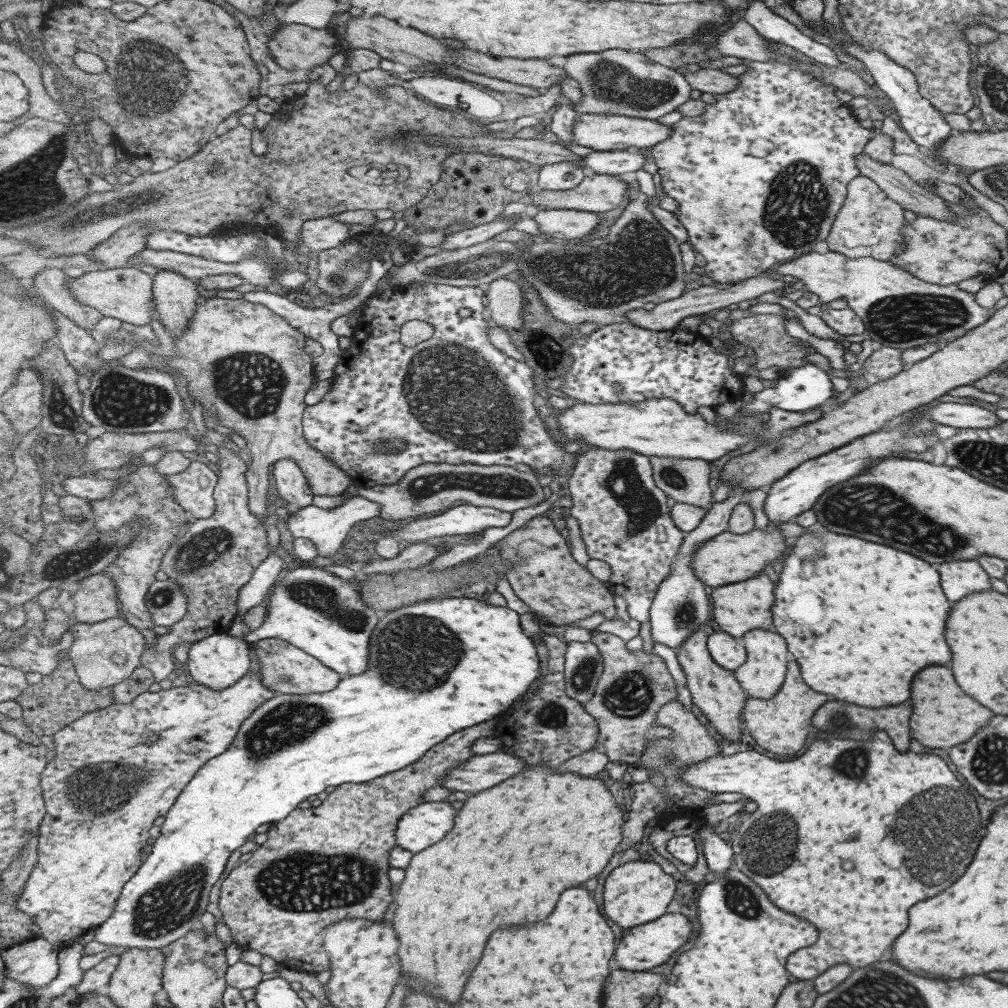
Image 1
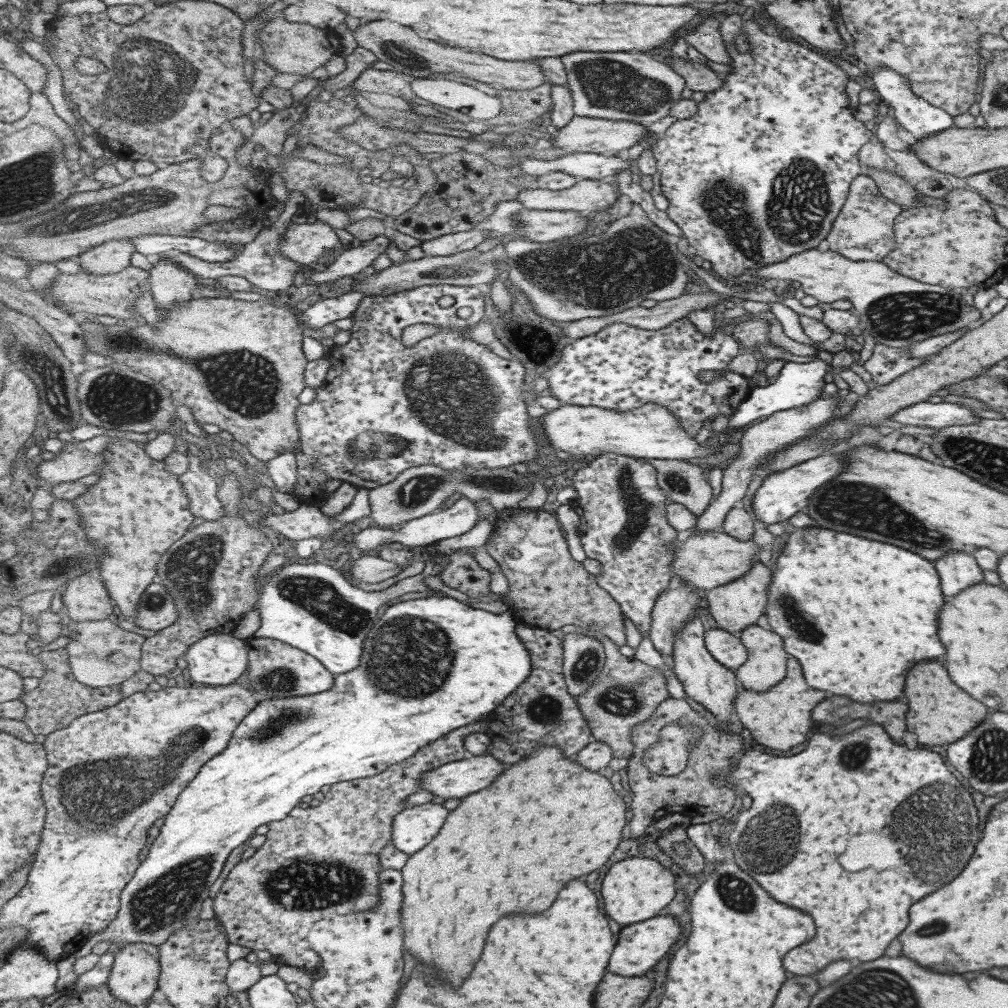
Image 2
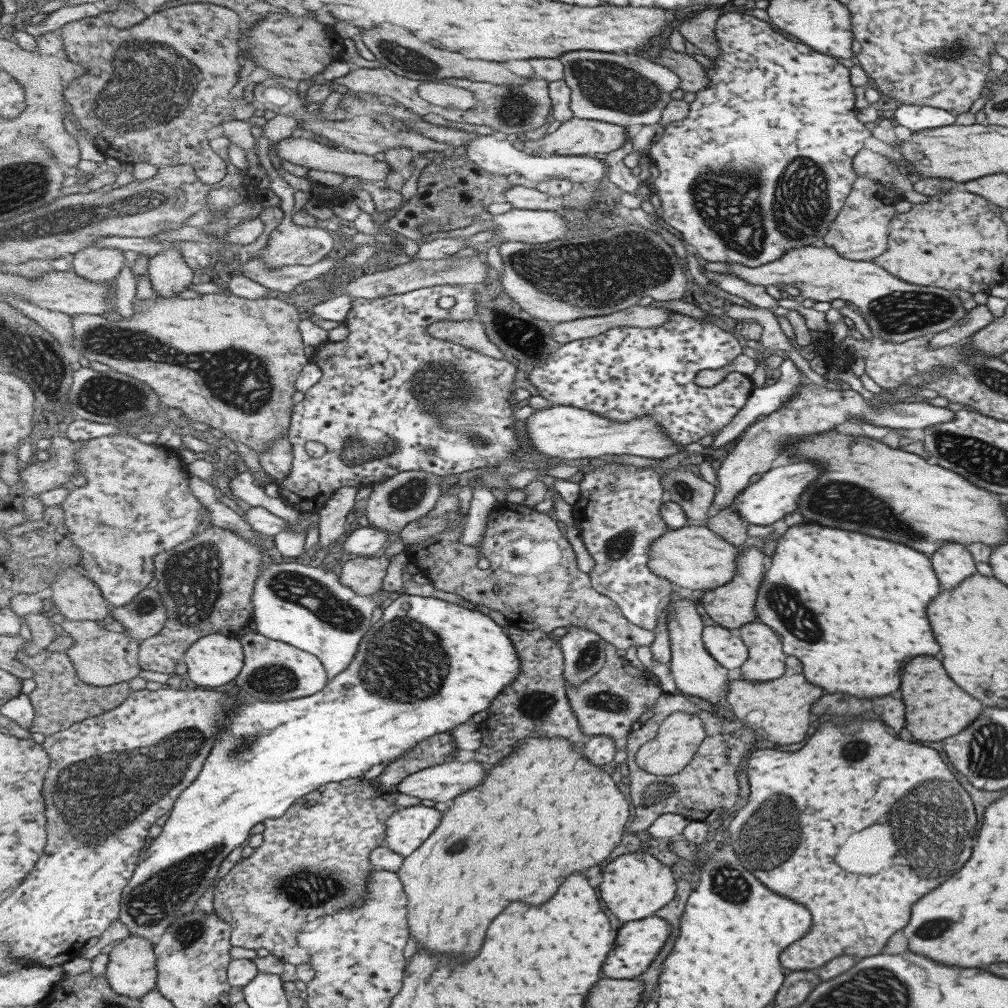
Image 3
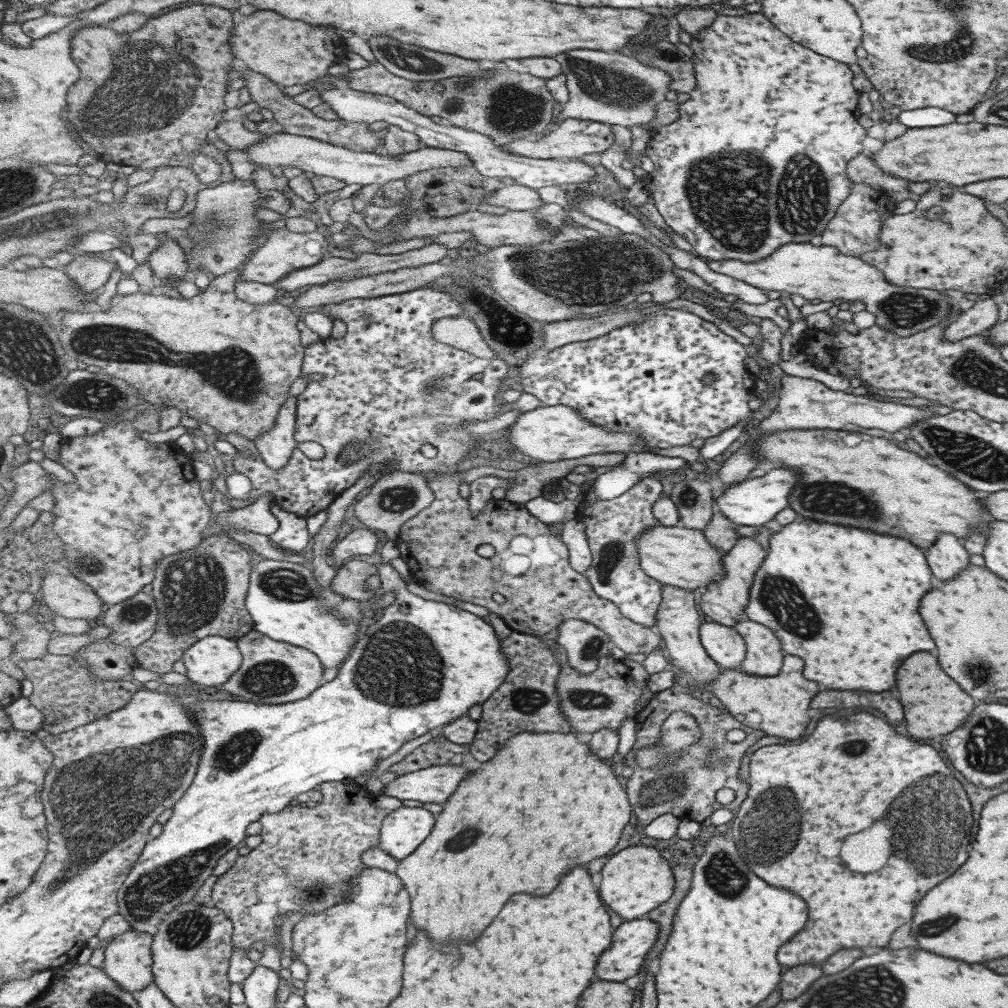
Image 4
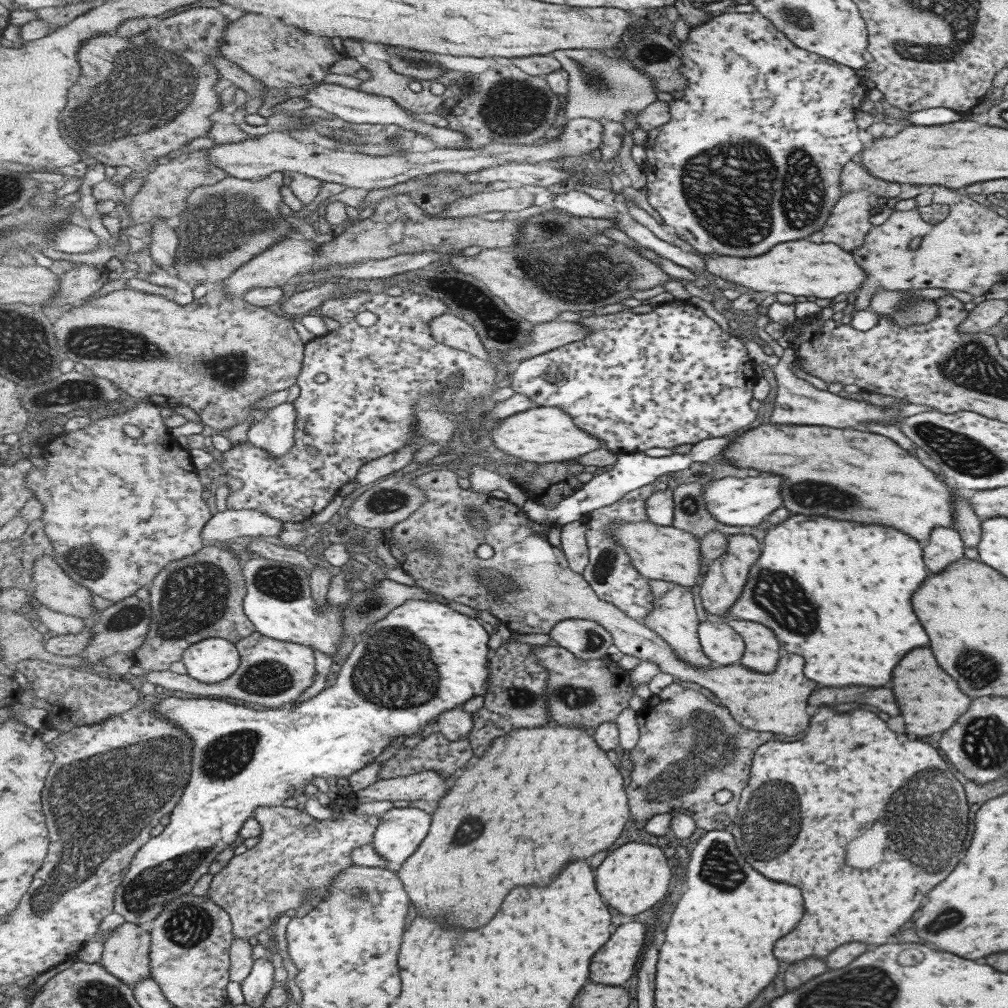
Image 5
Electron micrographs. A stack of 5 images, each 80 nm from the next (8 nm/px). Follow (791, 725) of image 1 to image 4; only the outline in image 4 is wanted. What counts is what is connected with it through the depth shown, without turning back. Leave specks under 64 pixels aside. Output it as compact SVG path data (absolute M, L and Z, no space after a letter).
M785 656L775 676L748 675L740 668L721 669L721 674L711 684L707 684L707 689L740 724L765 735L795 741L807 728L807 708L810 708L811 696L819 692L819 686L815 682L801 676L801 666L803 662L797 656Z

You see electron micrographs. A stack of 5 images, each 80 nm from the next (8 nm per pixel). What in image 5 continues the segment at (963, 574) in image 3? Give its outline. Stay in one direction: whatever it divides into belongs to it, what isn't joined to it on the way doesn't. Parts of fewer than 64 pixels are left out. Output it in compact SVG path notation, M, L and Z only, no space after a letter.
M935 527L923 550L923 562L931 572L939 572L955 559L964 556L964 544L954 528Z

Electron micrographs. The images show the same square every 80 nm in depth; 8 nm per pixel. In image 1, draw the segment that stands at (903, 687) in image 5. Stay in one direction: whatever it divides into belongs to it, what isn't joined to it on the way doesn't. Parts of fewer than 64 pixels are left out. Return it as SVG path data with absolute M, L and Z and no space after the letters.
M927 666L921 668L911 678L911 708L915 714L909 716L909 732L911 738L921 742L927 748L949 748L955 744L965 742L971 738L977 728L985 726L989 718L993 716L987 708L971 700L967 694L963 694L957 684L953 682L953 676L943 666Z

